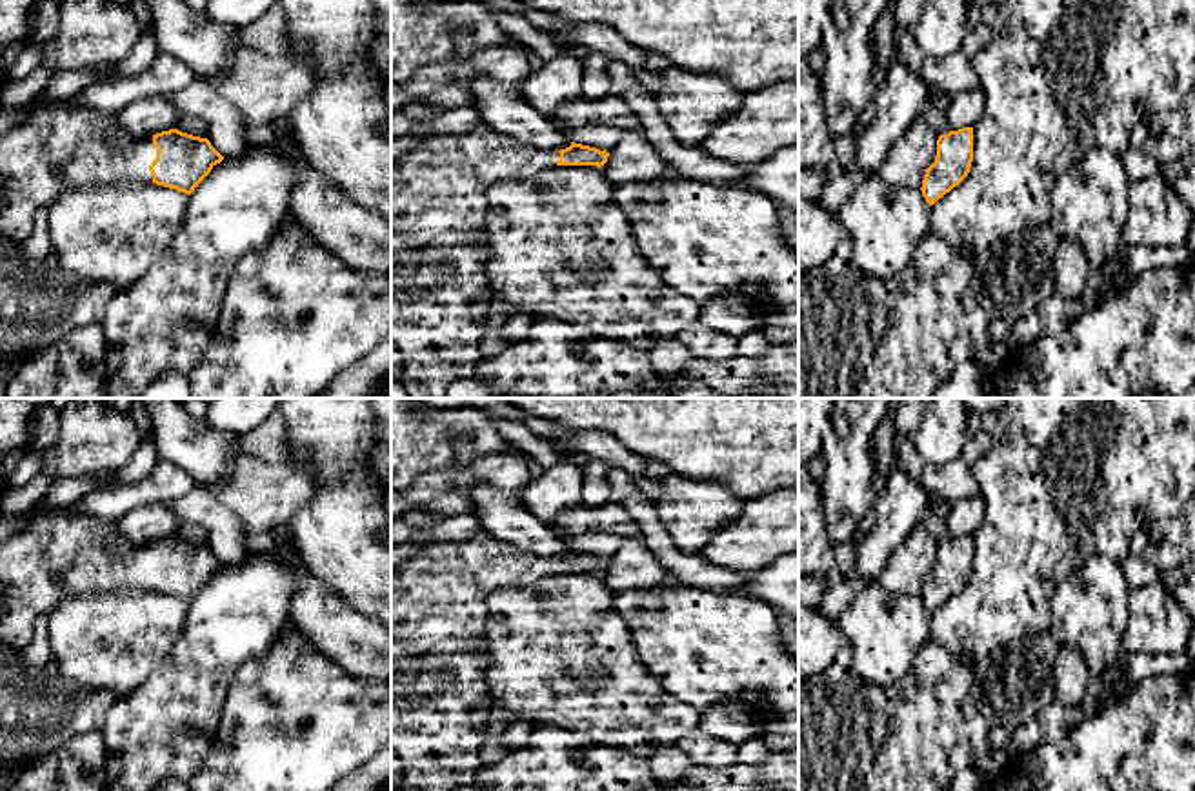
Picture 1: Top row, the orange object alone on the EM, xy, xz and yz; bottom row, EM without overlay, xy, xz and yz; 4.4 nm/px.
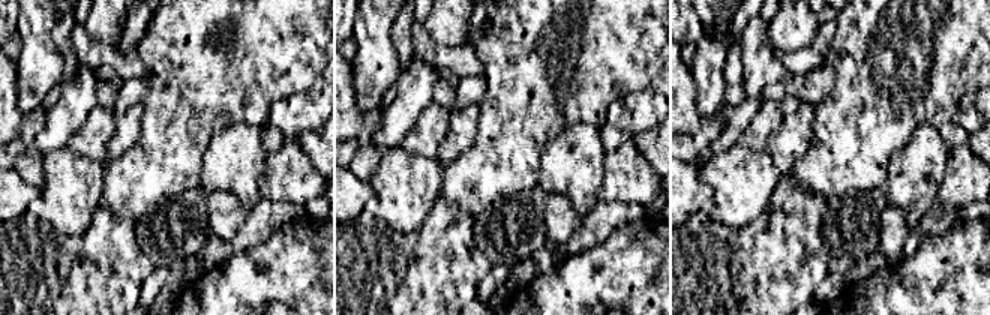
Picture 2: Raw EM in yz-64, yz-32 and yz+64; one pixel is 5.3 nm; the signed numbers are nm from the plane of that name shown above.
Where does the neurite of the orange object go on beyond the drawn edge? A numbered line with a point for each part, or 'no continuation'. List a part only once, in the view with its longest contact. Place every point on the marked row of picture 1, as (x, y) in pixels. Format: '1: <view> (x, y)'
1: xy (64, 144)

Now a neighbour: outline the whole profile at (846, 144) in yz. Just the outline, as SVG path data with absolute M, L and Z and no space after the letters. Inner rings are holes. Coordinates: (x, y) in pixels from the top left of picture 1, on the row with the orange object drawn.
M859 131L835 136L835 160L824 167L798 167L798 198L818 200L828 180L851 169Z

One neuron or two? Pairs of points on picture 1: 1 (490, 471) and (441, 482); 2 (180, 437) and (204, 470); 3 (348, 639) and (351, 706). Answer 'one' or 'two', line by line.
1: one
2: one
3: two

